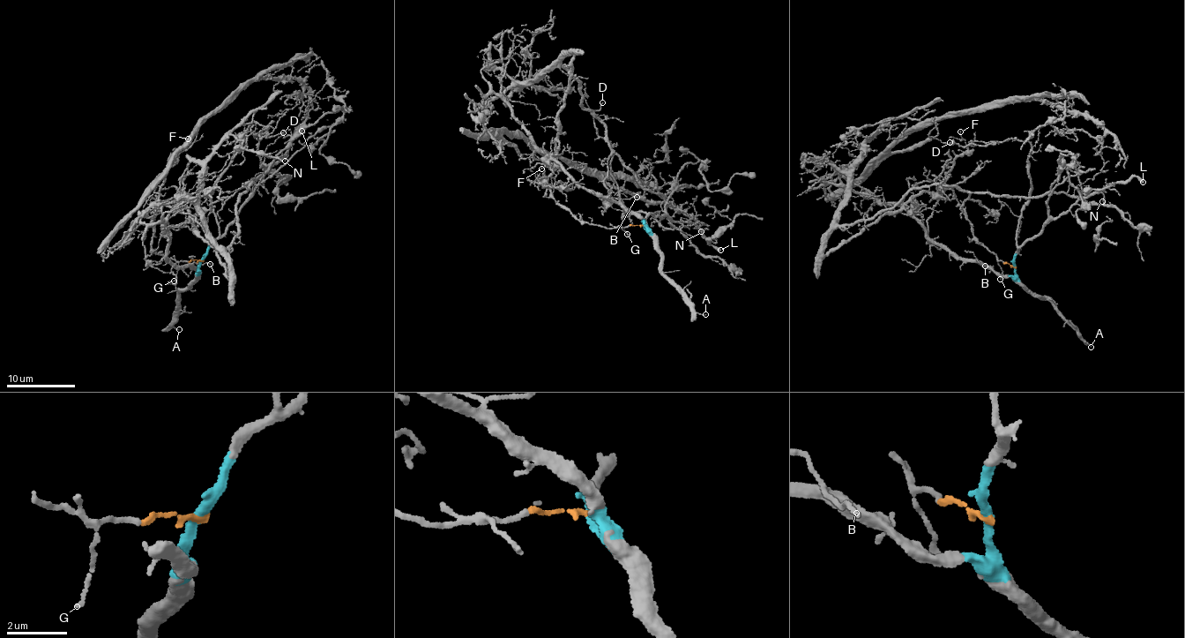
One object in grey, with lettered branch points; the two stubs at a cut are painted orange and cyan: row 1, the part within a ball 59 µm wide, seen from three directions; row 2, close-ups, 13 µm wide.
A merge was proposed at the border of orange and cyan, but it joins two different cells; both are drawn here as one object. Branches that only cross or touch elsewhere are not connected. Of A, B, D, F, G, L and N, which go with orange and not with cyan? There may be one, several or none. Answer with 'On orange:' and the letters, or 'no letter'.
On orange: F, G

